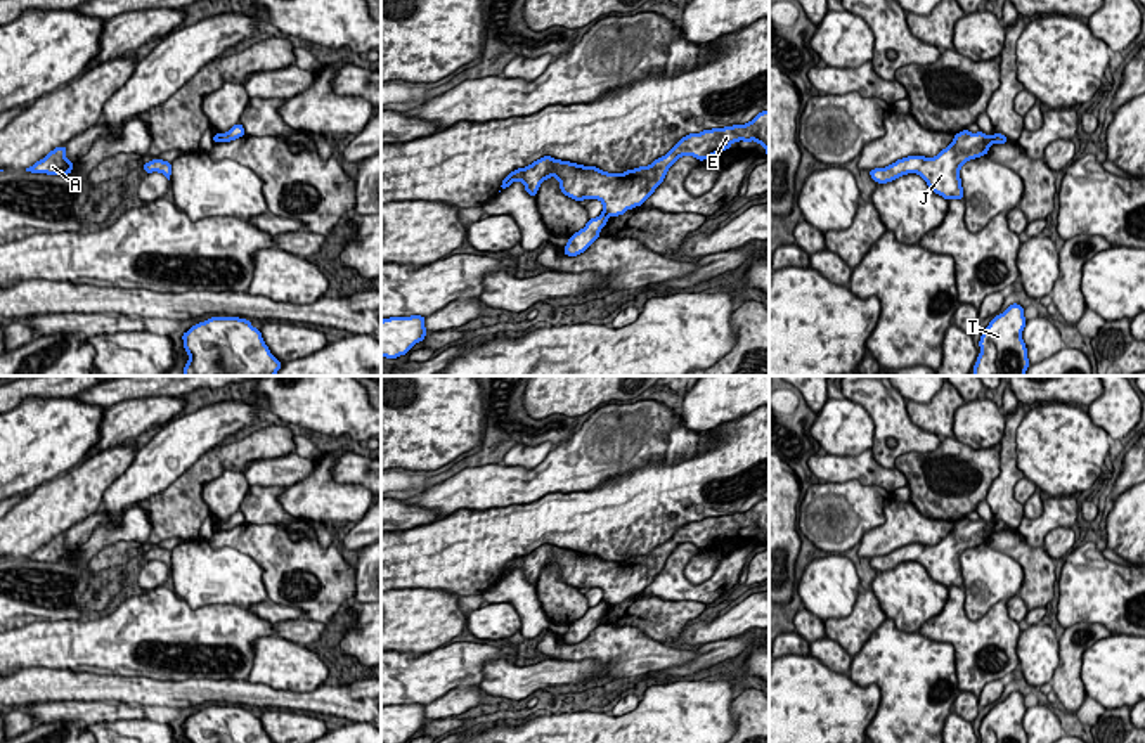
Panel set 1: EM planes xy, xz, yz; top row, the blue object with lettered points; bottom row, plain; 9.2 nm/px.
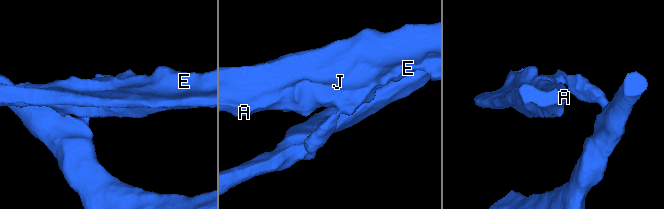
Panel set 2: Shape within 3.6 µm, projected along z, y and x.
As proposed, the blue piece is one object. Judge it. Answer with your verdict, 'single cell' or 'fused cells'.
fused cells

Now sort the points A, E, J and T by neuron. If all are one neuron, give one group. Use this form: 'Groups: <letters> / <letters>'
Groups: A E J / T

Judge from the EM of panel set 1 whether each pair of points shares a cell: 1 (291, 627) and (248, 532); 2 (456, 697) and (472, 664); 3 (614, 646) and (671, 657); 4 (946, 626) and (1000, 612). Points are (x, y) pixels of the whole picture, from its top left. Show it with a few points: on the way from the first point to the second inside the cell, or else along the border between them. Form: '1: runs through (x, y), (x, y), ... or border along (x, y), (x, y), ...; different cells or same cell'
1: border along (305, 617), (324, 624); different cells
2: border along (475, 684), (452, 688), (426, 705); different cells
3: runs through (627, 652), (657, 657); same cell
4: runs through (960, 627), (986, 626); same cell

